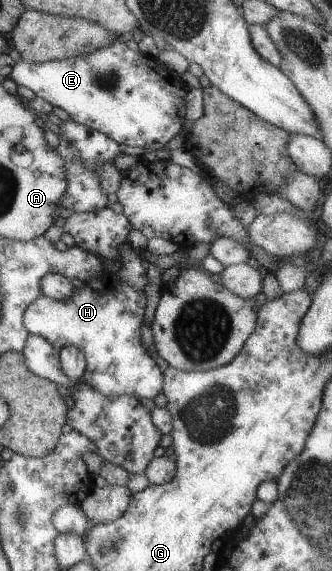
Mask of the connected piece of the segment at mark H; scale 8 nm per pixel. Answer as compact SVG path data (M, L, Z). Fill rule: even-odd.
M105 267L87 281L81 289L75 288L73 297L67 297L63 301L39 295L21 315L25 331L31 335L43 337L51 347L58 351L63 345L77 347L85 357L85 371L82 373L83 383L91 387L93 391L101 393L103 397L133 397L134 399L153 399L162 392L163 375L153 359L147 355L145 347L141 345L139 327L143 321L143 308L145 307L145 292L135 291L131 285L123 283L117 272L112 272Z

